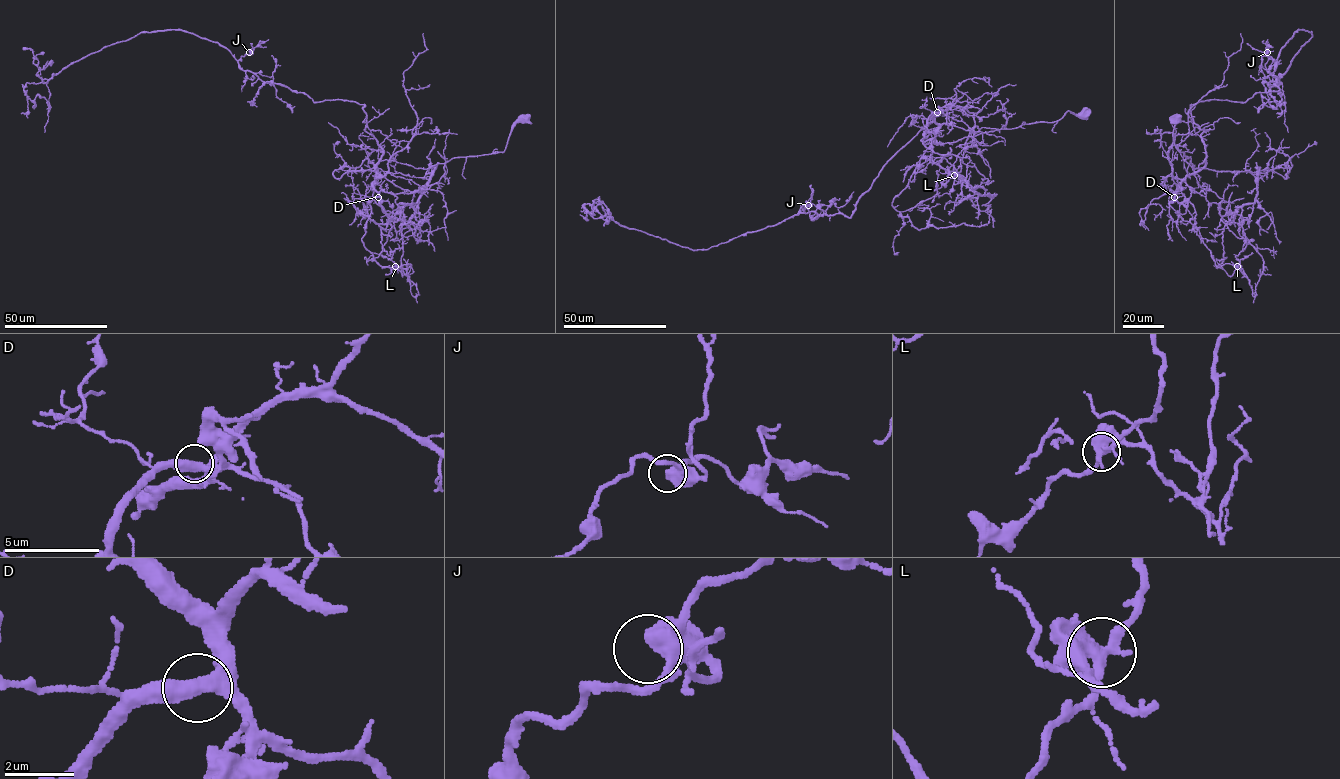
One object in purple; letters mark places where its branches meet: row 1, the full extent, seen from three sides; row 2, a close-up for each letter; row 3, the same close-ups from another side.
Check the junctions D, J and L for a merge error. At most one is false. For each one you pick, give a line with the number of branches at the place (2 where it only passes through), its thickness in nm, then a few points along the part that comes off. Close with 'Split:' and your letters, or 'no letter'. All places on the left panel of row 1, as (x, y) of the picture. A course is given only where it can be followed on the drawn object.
L: Branches: 3. Thickness 400 nm. Course of the part to remove: (396, 266), (406, 270), (415, 297), (417, 286), (401, 259), (403, 208), (426, 186), (435, 138)
Split: L

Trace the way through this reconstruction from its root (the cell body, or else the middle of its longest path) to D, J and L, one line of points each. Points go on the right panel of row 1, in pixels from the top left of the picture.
D: (1177, 118), (1173, 133), (1175, 148), (1190, 158), (1194, 169), (1205, 159), (1206, 164), (1185, 177), (1174, 197)
J: (1177, 118), (1175, 148), (1197, 168), (1205, 147), (1190, 106), (1278, 91), (1276, 61), (1267, 52)
L: (1177, 118), (1175, 148), (1194, 169), (1206, 164), (1174, 198), (1193, 206), (1216, 267), (1231, 276), (1237, 266)

